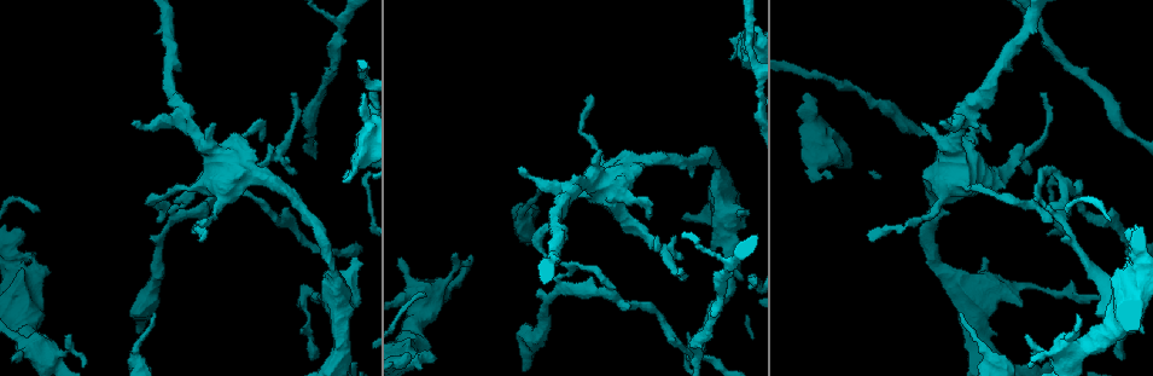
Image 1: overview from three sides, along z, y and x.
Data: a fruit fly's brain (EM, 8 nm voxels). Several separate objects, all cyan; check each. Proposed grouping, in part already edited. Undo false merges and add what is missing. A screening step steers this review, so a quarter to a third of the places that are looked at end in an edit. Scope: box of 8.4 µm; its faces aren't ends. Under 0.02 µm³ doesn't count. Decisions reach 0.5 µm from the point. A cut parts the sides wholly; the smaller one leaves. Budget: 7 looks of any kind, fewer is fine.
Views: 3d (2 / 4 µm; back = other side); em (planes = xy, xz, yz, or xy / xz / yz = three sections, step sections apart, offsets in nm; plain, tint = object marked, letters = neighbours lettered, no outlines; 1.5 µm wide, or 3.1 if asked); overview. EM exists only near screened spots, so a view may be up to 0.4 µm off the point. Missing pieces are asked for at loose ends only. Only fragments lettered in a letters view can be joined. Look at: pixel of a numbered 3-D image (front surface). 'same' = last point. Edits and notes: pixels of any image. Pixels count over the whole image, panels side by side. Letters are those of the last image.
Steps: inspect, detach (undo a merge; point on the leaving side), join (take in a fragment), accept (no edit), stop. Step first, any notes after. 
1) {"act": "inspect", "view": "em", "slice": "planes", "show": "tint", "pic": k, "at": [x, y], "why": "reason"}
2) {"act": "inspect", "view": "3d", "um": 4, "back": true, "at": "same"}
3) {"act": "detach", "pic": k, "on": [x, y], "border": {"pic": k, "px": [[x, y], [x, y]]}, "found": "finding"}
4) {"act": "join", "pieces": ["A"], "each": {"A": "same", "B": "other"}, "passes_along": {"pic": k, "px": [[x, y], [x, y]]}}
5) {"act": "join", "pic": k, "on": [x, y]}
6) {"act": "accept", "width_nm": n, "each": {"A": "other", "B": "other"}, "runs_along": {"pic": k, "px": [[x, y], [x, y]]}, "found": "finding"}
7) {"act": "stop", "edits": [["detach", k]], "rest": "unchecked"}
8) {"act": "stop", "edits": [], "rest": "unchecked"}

{"act": "inspect", "view": "em", "slice": "xy", "step": 4, "show": "letters", "pic": 1, "at": [409, 356], "why": "branch stops here"}

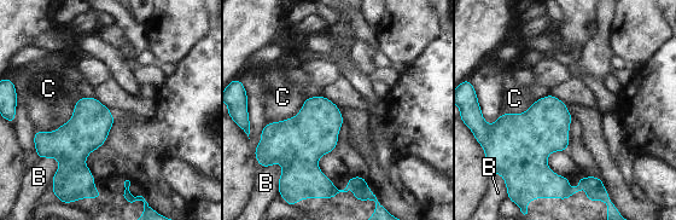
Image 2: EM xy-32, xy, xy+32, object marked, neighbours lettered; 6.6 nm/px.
{"act": "accept", "width_nm": 200, "each": {"B": "other", "C": "other"}, "border": {"pic": 2, "px": [[39, 157], [58, 161], [50, 180]]}, "found": "no lettered fragment goes on from it"}

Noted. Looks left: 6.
{"act": "inspect", "view": "em", "slice": "xy", "step": 8, "show": "tint", "pic": 1, "at": [153, 313]}

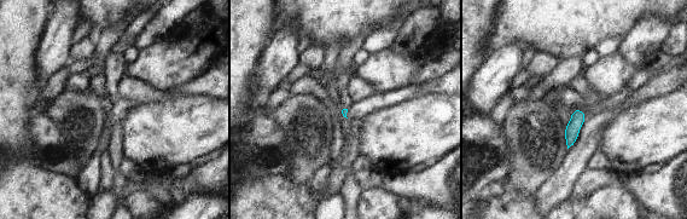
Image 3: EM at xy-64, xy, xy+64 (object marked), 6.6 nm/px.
{"act": "inspect", "view": "em", "slice": "planes", "show": "letters", "at": "same"}

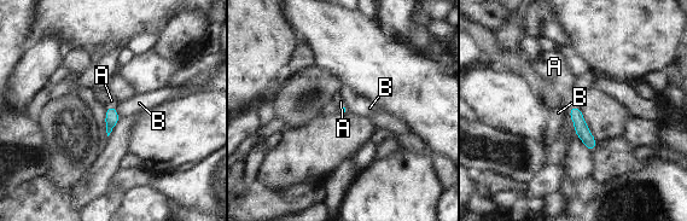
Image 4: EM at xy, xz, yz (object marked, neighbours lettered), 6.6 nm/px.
{"act": "join", "pieces": ["A"], "each": {"A": "same", "B": "other"}, "passes_along": {"pic": 4, "px": [[112, 117], [106, 109], [111, 100]]}, "found": "it goes on there"}

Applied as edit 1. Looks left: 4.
{"act": "inspect", "view": "em", "slice": "planes", "show": "tint", "pic": 1, "at": [606, 281], "why": "closes a loop"}

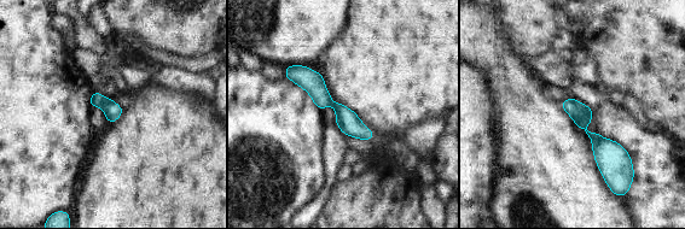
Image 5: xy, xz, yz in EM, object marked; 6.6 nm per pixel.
{"act": "inspect", "view": "em", "slice": "planes", "show": "letters", "at": "same", "why": "what lies round it"}

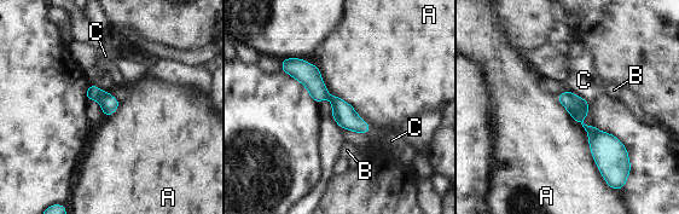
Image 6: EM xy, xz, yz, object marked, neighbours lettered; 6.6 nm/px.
{"act": "detach", "pic": 6, "on": [109, 104], "each": {"A": "other", "B": "other", "C": "other"}, "border": {"pic": 6, "px": [[100, 90], [97, 99]]}, "found": "two cells meet here"}

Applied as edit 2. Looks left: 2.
{"act": "stop", "edits": [["join", 4], ["detach", 6]], "rest": "unchecked"}

